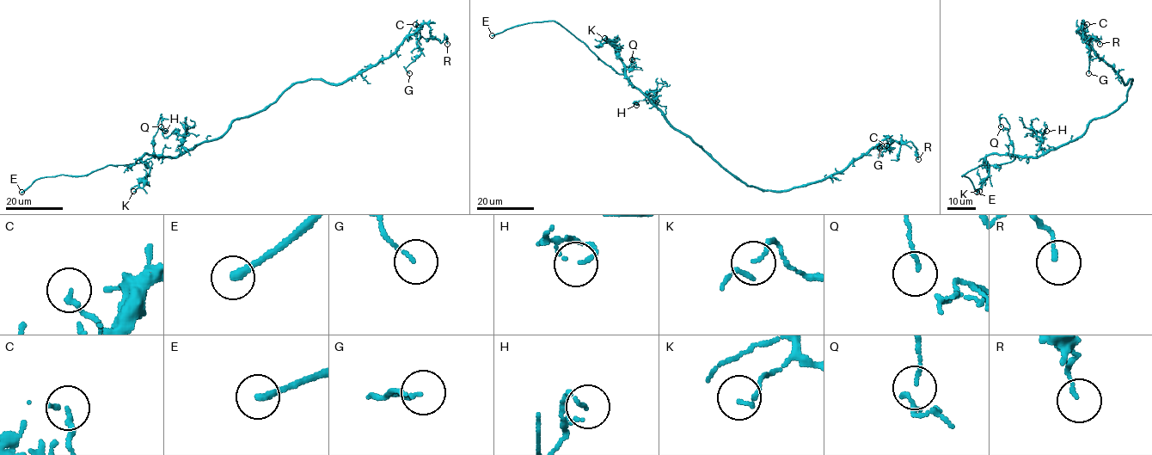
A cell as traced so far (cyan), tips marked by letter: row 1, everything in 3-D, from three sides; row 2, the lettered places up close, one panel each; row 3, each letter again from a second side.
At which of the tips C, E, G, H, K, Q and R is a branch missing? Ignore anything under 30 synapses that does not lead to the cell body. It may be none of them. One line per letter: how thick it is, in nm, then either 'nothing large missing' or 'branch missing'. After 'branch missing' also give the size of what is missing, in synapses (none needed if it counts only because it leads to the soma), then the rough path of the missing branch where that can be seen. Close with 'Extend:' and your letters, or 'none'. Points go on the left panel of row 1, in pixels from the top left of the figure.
C: 170 nm thick; nothing large missing
E: 240 nm thick; branch missing
G: 100 nm thick; nothing large missing
H: 100 nm thick; nothing large missing
K: 100 nm thick; nothing large missing
Q: 80 nm thick; nothing large missing
R: 110 nm thick; nothing large missing
Extend: E

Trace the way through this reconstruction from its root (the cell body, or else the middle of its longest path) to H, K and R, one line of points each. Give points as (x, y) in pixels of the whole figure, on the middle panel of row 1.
H: (711, 157), (669, 122), (652, 103), (652, 92), (649, 92), (643, 100), (634, 101), (638, 103), (636, 105)
K: (711, 157), (678, 132), (633, 84), (612, 45), (621, 48), (606, 36), (604, 38)
R: (711, 157), (746, 185), (771, 191), (789, 190), (822, 181), (844, 169), (887, 138), (910, 141), (918, 159)

